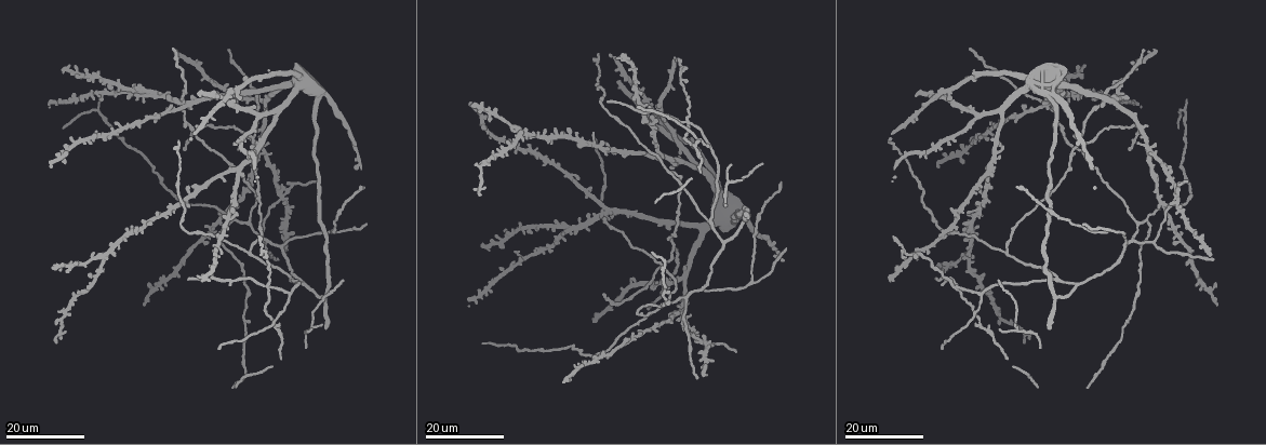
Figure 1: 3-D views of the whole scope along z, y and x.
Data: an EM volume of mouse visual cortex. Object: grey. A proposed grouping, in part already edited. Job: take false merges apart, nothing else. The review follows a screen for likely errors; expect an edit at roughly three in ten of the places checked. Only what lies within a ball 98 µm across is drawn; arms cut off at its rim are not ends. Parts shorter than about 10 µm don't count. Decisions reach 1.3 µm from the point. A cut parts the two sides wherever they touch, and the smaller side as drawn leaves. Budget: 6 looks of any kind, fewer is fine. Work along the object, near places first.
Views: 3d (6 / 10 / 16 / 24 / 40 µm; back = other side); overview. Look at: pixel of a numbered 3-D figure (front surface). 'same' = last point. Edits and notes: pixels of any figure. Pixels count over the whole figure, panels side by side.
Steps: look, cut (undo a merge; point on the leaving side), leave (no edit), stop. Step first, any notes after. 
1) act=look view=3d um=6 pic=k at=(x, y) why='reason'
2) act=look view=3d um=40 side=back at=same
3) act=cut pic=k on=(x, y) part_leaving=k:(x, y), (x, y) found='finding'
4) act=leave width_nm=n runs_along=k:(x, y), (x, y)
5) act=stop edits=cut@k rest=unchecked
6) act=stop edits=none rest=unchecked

act=look view=3d um=16 pic=1 at=(653, 311) why='three-way junction'

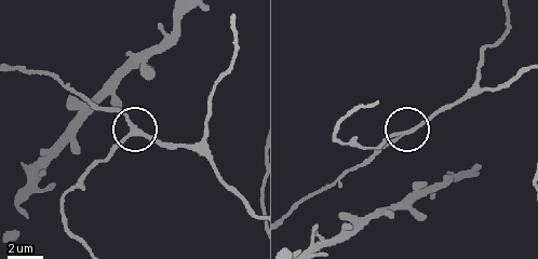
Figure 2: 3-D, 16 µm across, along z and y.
act=look view=3d um=10 pic=2 at=(402, 133) why='closer look'

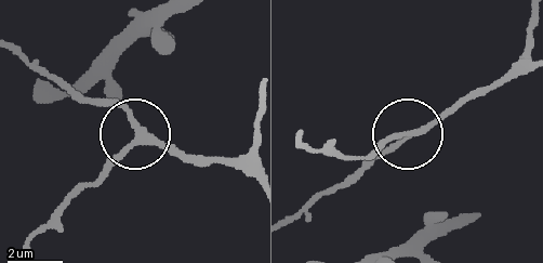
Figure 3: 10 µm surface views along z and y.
act=look view=3d um=6 pic=3 at=(410, 134)

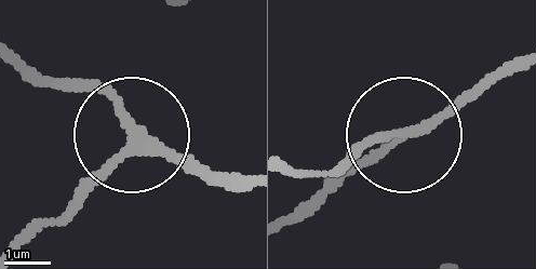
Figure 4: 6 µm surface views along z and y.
act=leave side_arm_um=58 arms=3 found='continuous, no second neuron'

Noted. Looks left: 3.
act=look view=3d um=24 pic=1 at=(1136, 242) why='branch point'

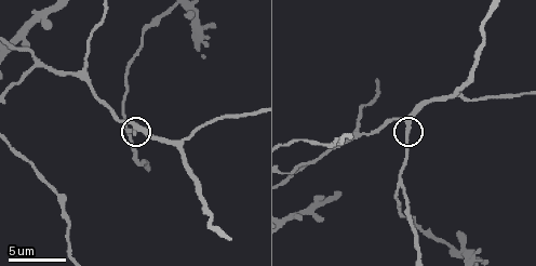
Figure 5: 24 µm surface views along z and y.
act=look view=3d um=6 pic=5 at=(406, 123)

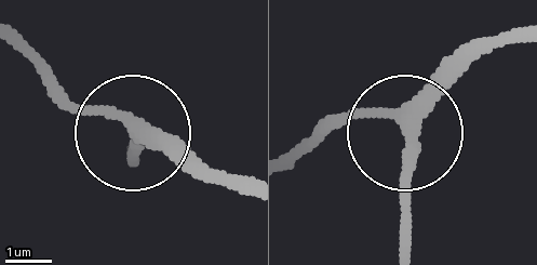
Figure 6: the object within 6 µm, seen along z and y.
act=leave side_arm_um=60 runs_along=6:(515, 37), (469, 61), (412, 118), (334, 118), (299, 149) found='one neuron here'

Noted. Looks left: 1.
act=stop edits=none rest=unchecked

